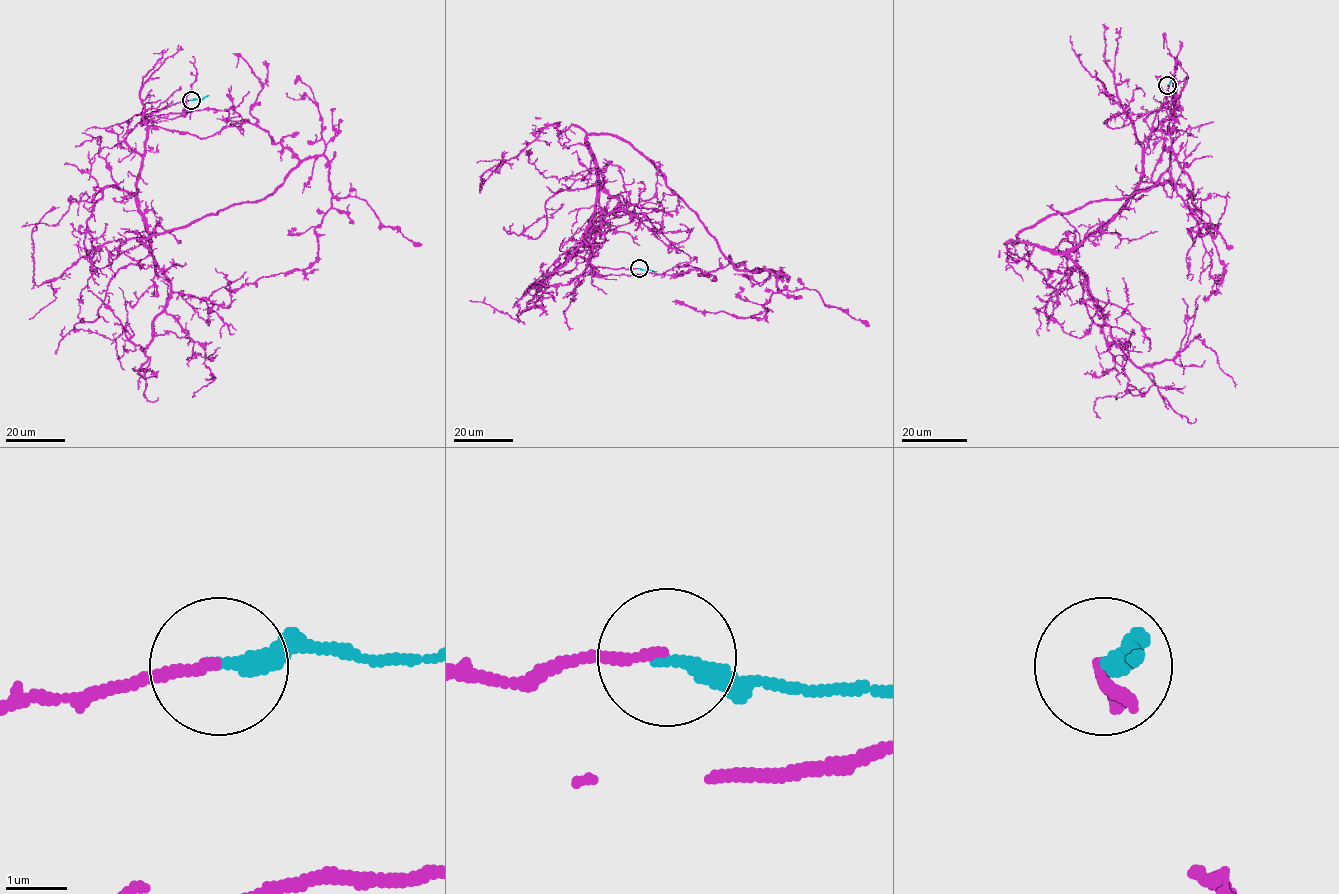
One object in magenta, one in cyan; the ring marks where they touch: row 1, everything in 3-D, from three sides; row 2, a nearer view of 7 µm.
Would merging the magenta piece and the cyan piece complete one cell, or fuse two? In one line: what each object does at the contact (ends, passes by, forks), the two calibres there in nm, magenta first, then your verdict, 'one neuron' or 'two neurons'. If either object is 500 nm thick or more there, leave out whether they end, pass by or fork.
magenta ends | cyan ends | 160/280 nm | one neuron

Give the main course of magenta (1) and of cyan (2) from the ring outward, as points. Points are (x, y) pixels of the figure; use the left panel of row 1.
1: (191, 100), (144, 115), (125, 142), (141, 157), (148, 248), (327, 160), (317, 258), (224, 287)
2: (191, 100), (203, 99), (208, 95)

